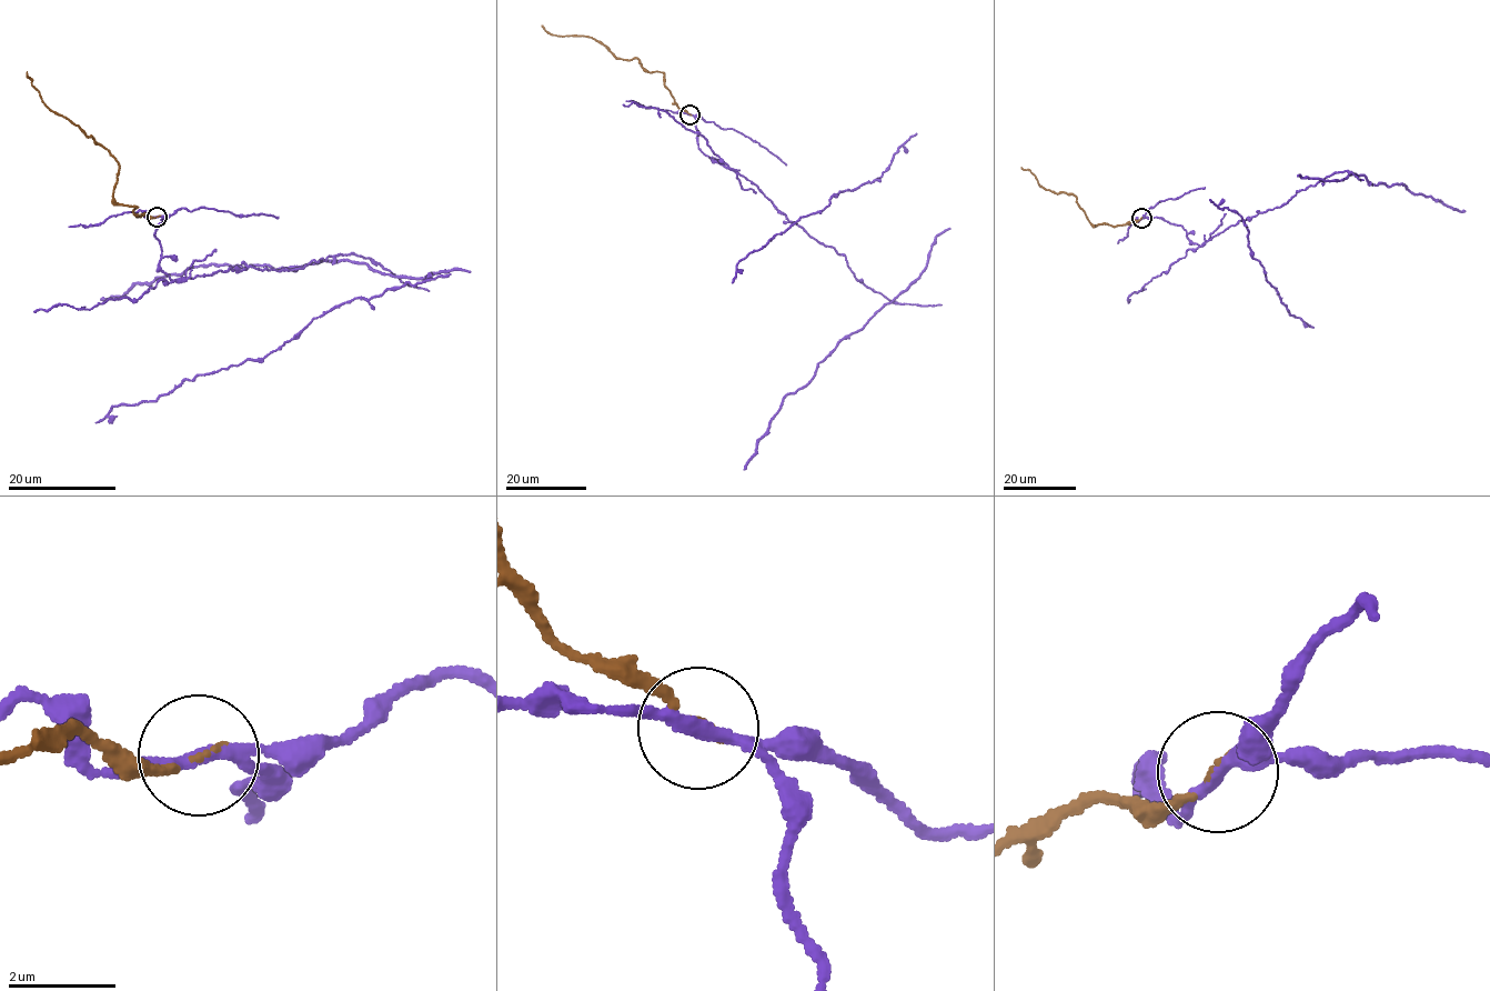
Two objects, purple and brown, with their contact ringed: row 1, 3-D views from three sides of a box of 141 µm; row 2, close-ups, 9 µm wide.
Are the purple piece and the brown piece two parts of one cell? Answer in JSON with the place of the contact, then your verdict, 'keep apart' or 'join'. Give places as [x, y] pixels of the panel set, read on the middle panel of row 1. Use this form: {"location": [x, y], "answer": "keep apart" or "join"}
{"location": [690, 114], "answer": "keep apart"}

